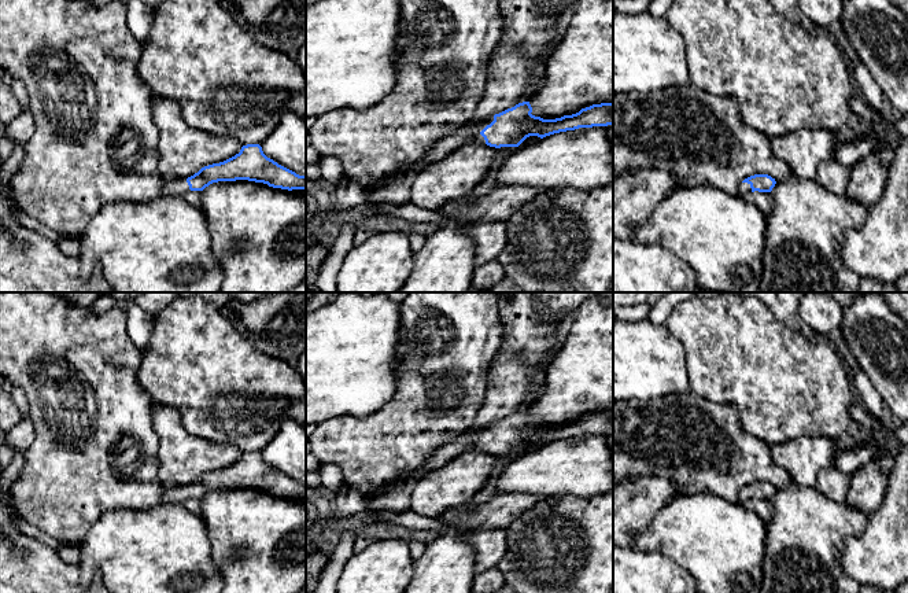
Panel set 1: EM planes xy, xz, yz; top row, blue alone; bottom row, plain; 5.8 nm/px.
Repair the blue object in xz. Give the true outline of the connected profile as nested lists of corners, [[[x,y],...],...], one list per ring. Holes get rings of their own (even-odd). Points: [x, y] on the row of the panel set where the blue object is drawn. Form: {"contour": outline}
{"contour": [[[523,102],[499,114],[466,124],[453,136],[442,139],[432,146],[421,161],[399,169],[363,189],[366,205],[388,203],[402,206],[409,203],[414,174],[431,163],[440,161],[470,139],[495,148],[518,147],[529,136],[543,139],[554,133],[579,128],[613,125],[613,103],[593,104],[582,108],[576,114],[555,119],[543,119],[531,113],[532,107],[529,102]]]}

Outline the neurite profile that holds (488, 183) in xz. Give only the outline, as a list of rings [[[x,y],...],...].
[[[529,136],[518,147],[501,147],[497,150],[497,156],[494,159],[492,167],[488,174],[469,192],[472,198],[477,198],[488,194],[497,188],[497,170],[503,165],[503,162],[517,150],[527,144],[538,141],[540,137]]]

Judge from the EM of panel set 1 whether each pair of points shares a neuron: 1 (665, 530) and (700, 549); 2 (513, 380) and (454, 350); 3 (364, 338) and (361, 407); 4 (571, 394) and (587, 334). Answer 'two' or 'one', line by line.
1: one
2: two
3: one
4: one

